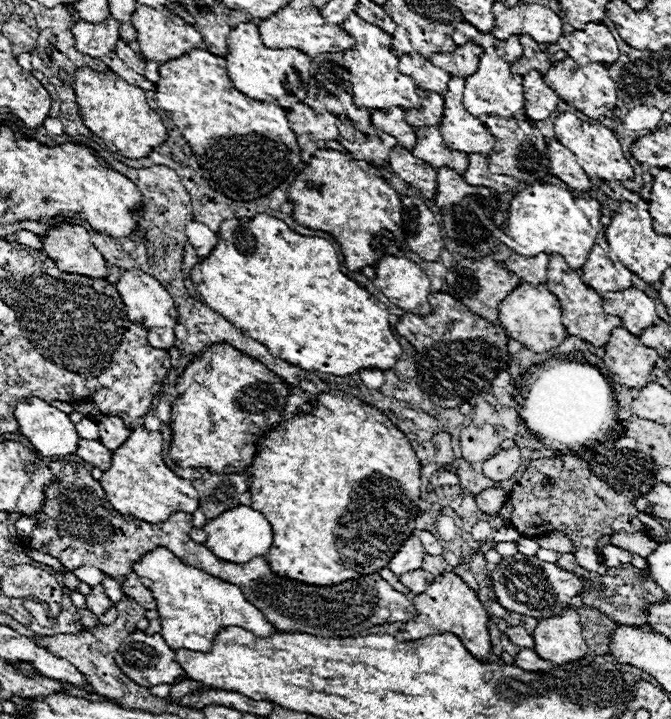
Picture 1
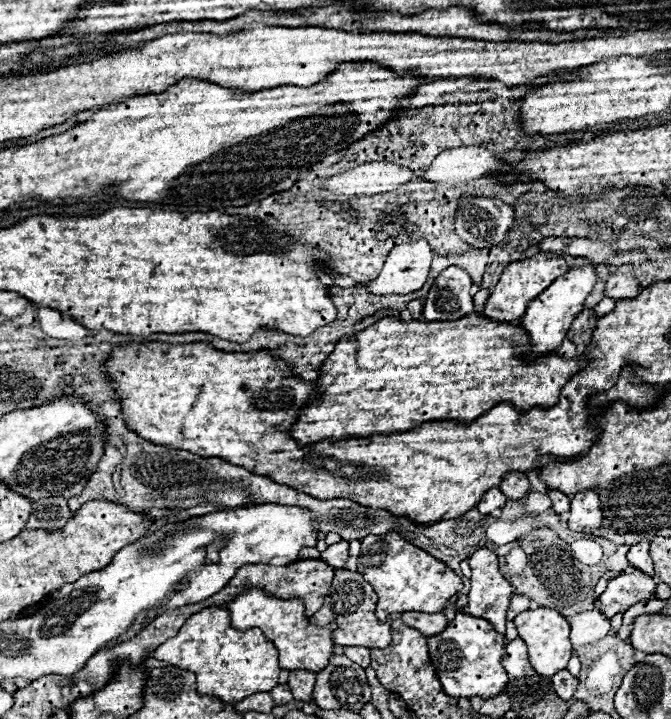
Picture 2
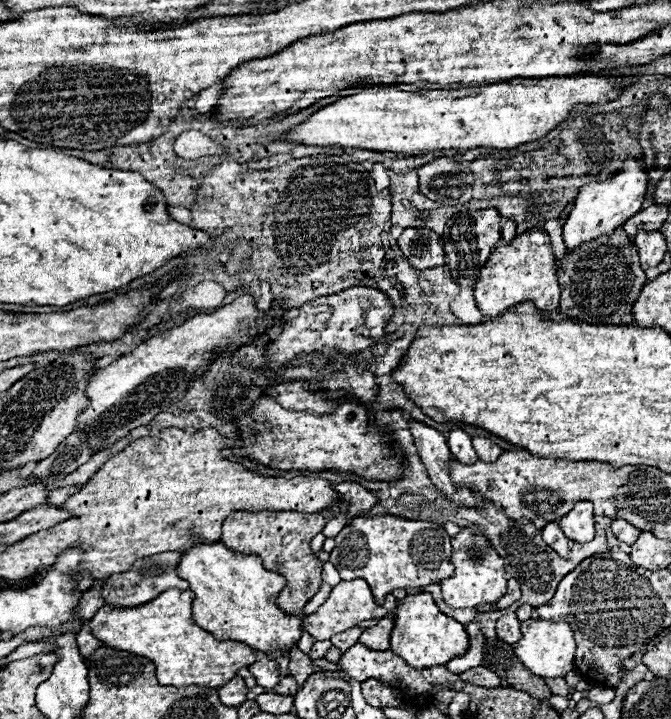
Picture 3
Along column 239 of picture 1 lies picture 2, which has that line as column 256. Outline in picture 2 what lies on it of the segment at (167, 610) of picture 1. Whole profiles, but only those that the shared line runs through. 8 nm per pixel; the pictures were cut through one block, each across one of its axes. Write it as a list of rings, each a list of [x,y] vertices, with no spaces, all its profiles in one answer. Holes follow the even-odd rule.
[[[252,588],[242,594],[238,594],[234,600],[226,604],[230,610],[230,624],[236,630],[248,630],[248,628],[262,628],[264,636],[278,648],[280,652],[280,668],[292,670],[292,668],[304,668],[310,672],[320,672],[324,664],[328,664],[330,656],[334,654],[334,642],[332,632],[336,630],[336,624],[318,627],[308,622],[308,616],[304,614],[304,602],[298,598],[282,600],[272,594],[266,594],[264,590]]]

